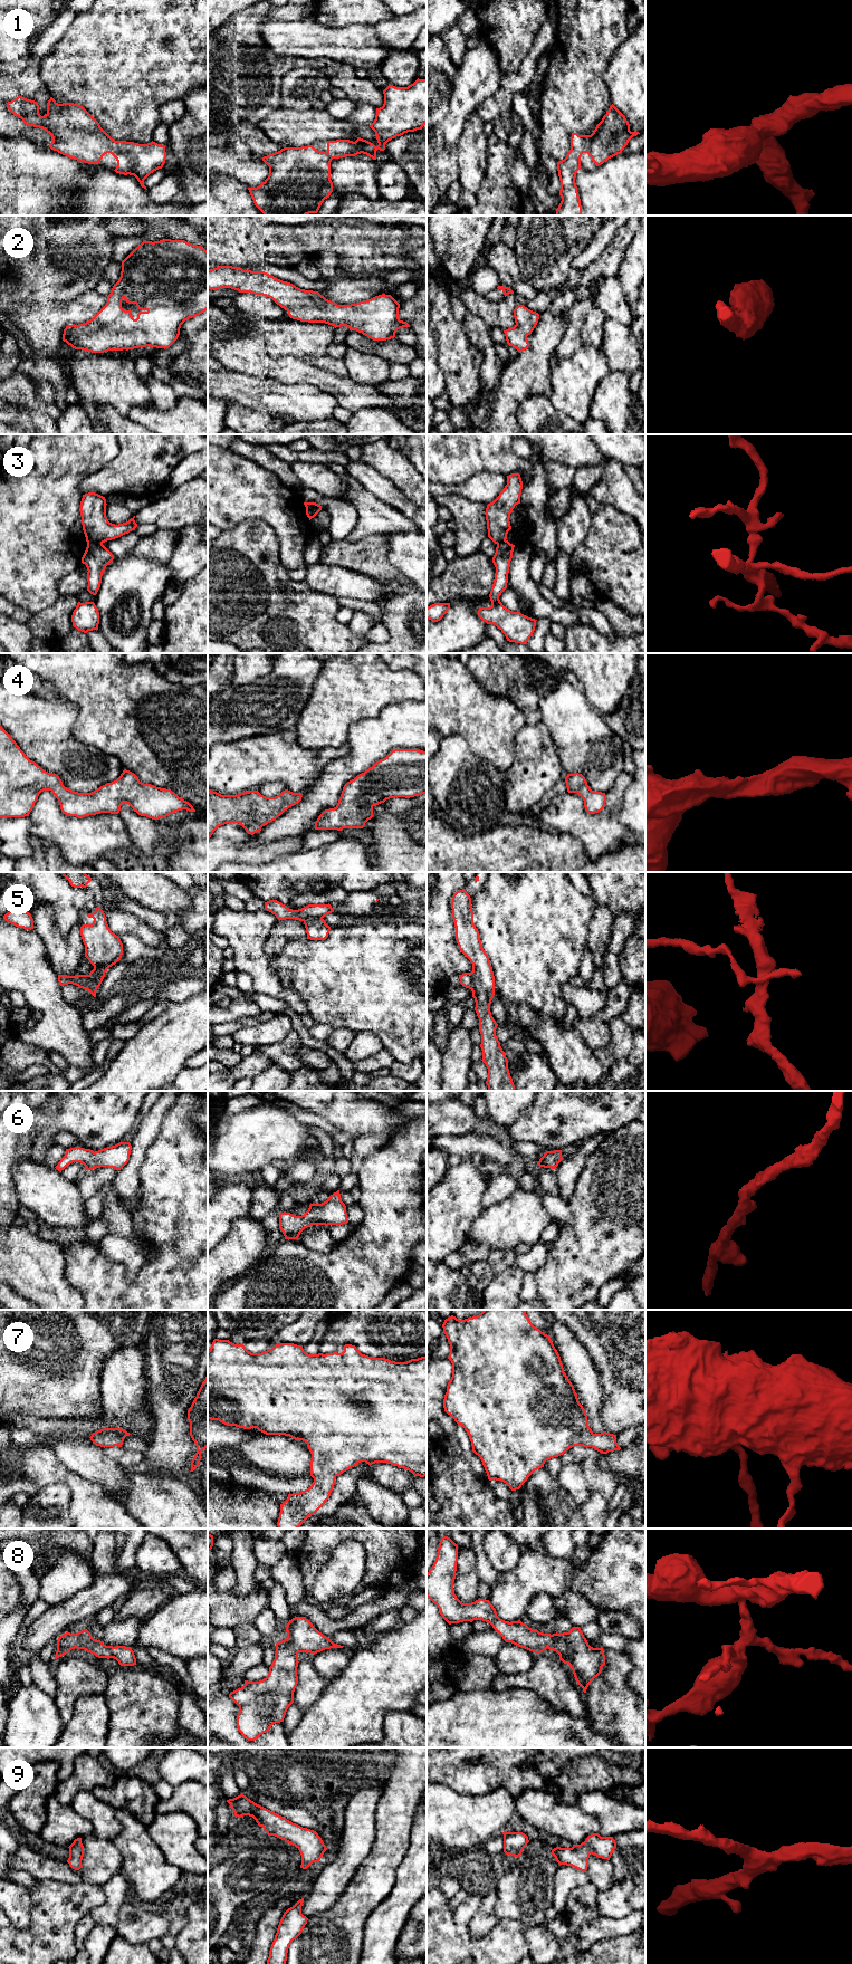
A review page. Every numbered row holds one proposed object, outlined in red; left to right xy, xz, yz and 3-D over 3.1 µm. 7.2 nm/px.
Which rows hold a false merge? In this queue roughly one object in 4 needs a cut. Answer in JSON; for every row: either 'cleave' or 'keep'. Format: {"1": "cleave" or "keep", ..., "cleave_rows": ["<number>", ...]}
{"1": "keep", "2": "keep", "3": "cleave", "4": "keep", "5": "cleave", "6": "keep", "7": "keep", "8": "keep", "9": "keep", "cleave_rows": ["3", "5"]}

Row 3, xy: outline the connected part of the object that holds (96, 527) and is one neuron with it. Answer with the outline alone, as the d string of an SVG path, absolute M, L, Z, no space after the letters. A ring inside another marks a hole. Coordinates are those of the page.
M88 492L83 495L79 511L87 544L103 544L128 534L137 527L134 520L135 516L123 524L109 523L106 517L106 505L105 497L98 494Z

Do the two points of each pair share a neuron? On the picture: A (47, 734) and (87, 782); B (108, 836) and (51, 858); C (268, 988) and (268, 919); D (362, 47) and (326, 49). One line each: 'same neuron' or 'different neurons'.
A: same neuron
B: different neurons
C: same neuron
D: same neuron

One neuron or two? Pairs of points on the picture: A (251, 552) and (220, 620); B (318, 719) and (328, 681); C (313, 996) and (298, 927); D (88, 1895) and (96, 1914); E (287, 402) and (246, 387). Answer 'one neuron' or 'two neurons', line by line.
A: one neuron
B: one neuron
C: two neurons
D: two neurons
E: one neuron

